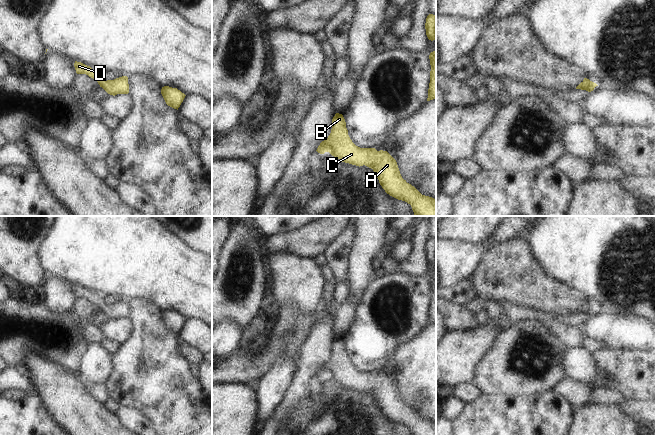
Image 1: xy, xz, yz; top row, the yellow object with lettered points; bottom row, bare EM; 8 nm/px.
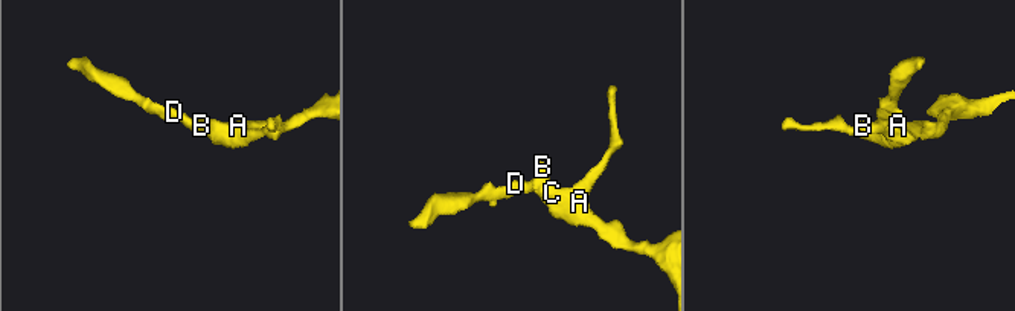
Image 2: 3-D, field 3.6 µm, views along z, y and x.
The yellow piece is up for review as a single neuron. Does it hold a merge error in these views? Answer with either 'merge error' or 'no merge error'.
no merge error

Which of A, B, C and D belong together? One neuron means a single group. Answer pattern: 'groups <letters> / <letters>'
groups A B C D

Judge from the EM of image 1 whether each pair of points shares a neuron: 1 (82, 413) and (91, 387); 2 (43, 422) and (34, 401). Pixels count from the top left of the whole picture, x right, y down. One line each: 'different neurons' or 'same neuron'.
1: different neurons
2: same neuron

